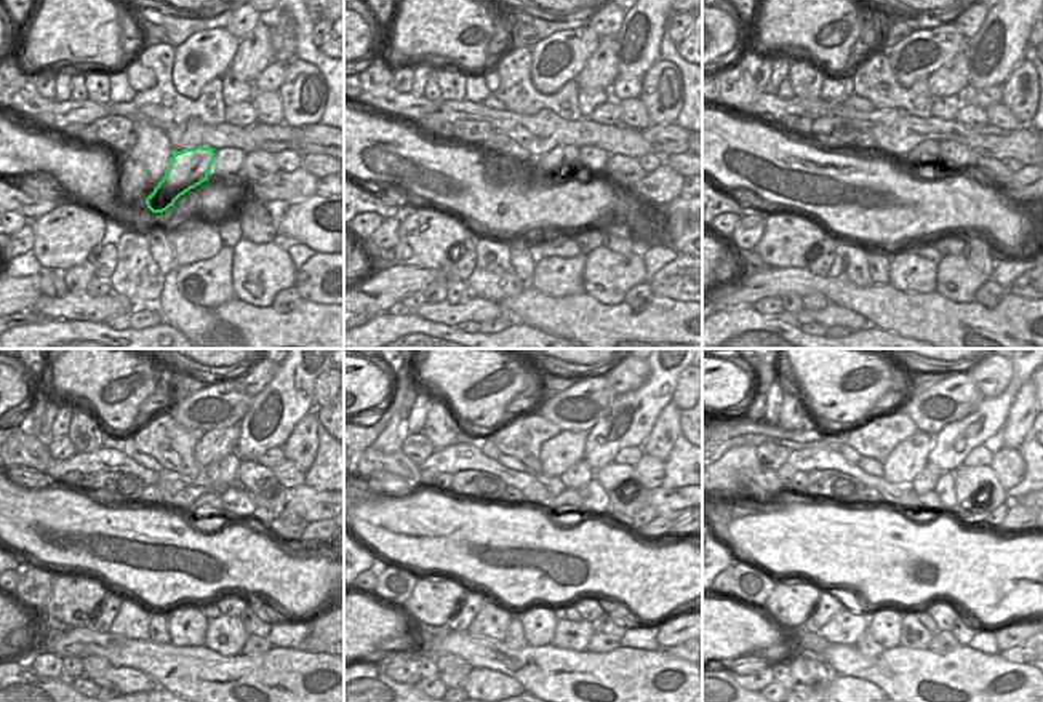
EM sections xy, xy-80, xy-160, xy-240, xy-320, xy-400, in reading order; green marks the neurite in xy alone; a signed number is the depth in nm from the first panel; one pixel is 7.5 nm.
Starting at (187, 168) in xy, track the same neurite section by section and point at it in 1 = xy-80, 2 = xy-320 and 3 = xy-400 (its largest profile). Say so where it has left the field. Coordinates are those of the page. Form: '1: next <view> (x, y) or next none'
1: next xy-80 (560, 159)
2: next xy-320 (568, 499)
3: next xy-400 (928, 501)

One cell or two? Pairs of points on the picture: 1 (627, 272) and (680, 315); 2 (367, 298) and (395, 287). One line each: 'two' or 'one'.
1: two
2: one

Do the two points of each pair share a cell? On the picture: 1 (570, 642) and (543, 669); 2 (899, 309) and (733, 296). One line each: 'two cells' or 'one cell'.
1: two cells
2: one cell

